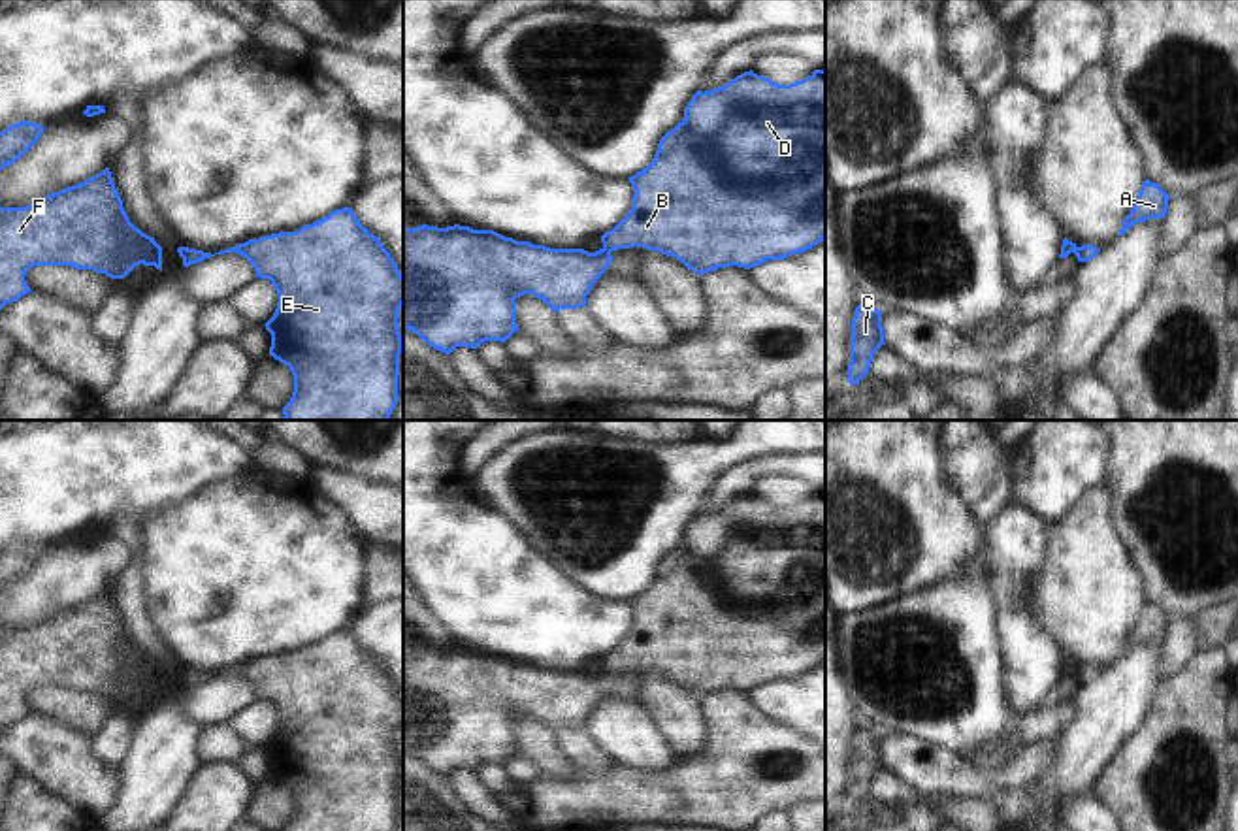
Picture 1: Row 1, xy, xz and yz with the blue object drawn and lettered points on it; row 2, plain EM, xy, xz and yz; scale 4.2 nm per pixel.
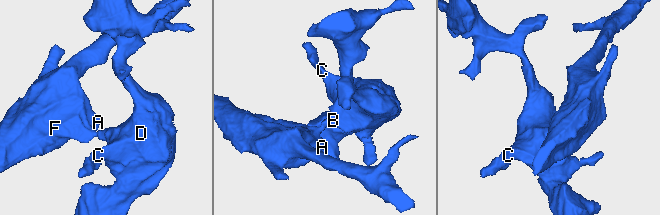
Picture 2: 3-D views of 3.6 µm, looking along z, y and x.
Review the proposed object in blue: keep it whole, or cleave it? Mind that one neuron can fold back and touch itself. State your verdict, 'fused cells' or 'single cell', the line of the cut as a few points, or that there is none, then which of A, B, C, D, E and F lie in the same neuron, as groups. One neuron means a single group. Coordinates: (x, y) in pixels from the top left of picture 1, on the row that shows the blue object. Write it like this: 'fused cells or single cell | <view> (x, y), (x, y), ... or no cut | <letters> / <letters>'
fused cells | xz (602, 249), (609, 253) | A F / B C D E

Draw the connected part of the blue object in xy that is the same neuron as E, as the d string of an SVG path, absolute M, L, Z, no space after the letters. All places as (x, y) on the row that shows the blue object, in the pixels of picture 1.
M335 209L296 232L262 236L215 254L224 253L245 256L256 277L269 279L279 294L277 309L264 326L271 334L269 356L288 366L294 375L294 392L283 407L283 420L388 420L398 403L403 275L381 239L360 224L352 209Z

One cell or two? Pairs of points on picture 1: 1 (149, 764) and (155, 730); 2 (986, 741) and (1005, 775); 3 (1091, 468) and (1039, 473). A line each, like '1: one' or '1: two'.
1: one
2: two
3: one

